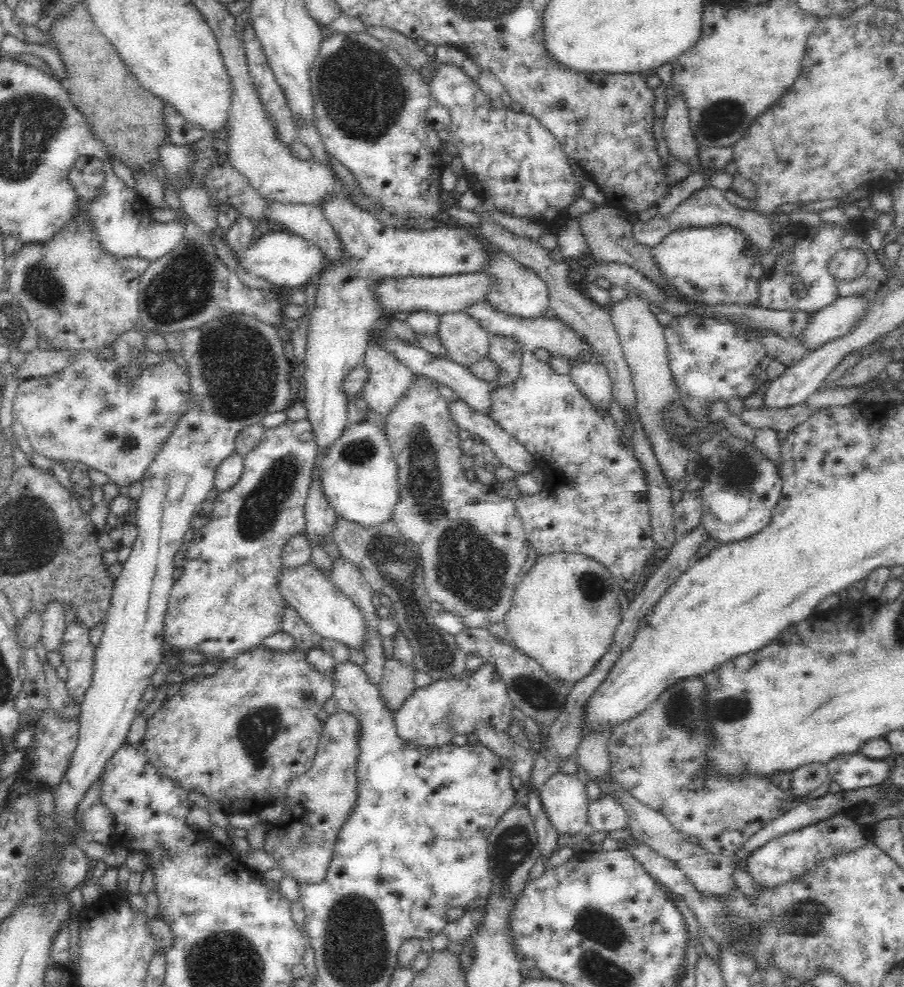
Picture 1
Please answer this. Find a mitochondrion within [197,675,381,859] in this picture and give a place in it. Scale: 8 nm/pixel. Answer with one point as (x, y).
(257, 729)

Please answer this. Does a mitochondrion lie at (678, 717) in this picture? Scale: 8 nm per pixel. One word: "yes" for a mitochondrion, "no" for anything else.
yes

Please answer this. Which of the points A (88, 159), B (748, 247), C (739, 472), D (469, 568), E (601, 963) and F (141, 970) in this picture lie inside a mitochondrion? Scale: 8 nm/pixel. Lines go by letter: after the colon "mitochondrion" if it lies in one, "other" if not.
A: other
B: other
C: mitochondrion
D: mitochondrion
E: mitochondrion
F: other

